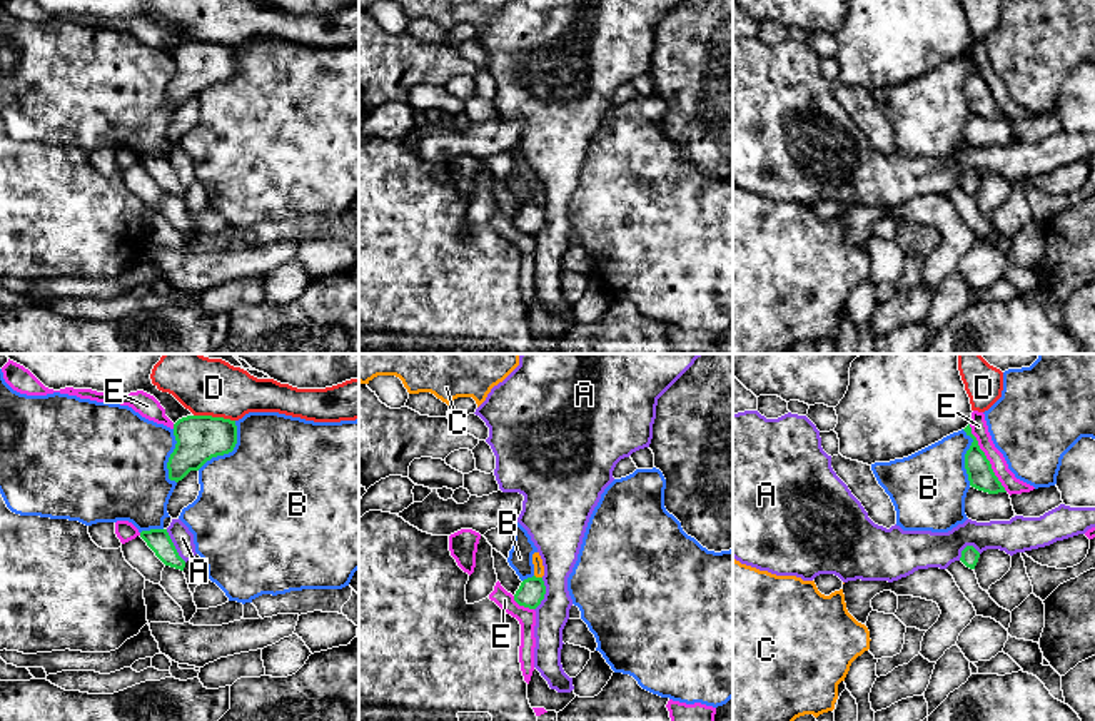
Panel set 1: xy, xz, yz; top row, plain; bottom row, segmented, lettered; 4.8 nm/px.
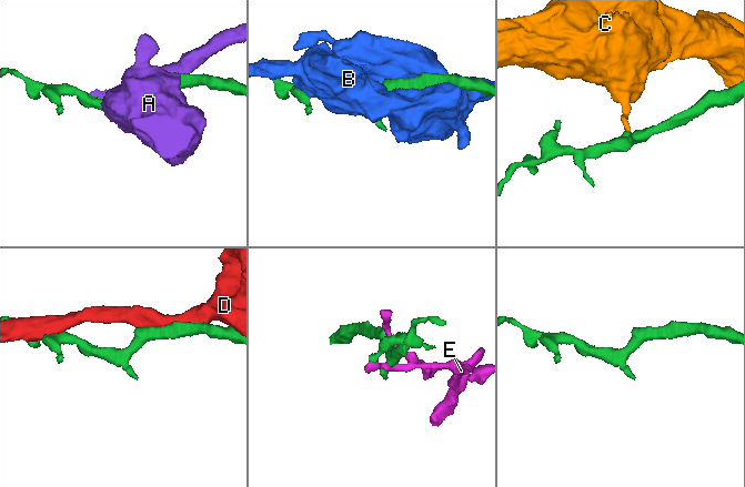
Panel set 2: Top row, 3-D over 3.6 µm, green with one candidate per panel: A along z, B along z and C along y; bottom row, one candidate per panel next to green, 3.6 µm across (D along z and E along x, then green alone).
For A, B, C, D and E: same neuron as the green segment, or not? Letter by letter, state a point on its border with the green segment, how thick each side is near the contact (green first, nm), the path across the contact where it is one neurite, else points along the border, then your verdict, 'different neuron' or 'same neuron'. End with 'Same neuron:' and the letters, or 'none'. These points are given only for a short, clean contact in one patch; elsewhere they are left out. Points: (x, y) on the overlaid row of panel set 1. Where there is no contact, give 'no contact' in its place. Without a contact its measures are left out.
A: xy (174, 546) | 110/100 nm | along xy (166, 529), (176, 551), (186, 561) | different neuron
B: xy (229, 451) | 220/480 nm | different neuron
C: xz (538, 578) | 130/50 nm | along xz (534, 574), (541, 578) | different neuron
D: xy (214, 418) | 220/280 nm | different neuron
E: yz (985, 458) | 130/80 nm | different neuron
Same neuron: none

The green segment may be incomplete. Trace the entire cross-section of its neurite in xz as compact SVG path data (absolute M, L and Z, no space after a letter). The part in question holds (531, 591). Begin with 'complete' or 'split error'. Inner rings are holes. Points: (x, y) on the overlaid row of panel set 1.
complete; M527 577L521 582L519 589L514 594L514 601L519 606L536 609L544 599L546 586L542 577Z

